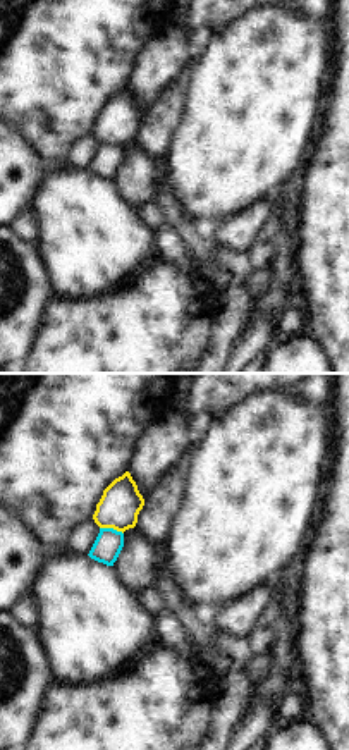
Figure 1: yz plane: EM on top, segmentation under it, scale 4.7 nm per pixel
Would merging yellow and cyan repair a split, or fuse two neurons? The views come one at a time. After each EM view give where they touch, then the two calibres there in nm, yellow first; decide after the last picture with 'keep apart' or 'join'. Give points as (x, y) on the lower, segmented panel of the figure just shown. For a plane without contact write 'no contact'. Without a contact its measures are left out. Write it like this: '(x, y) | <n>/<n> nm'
(112, 527) | 190/130 nm

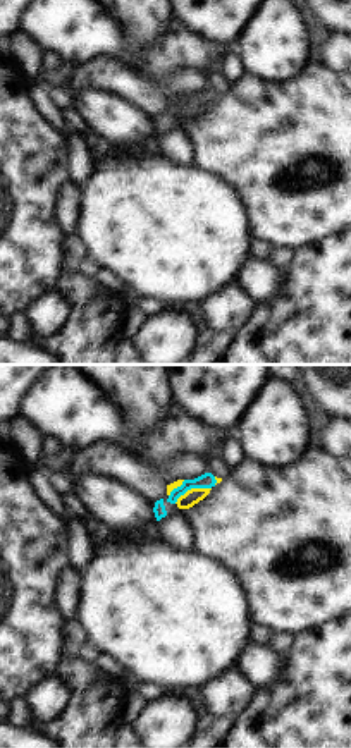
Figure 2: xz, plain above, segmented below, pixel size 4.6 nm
(191, 489) | 70/70 nm

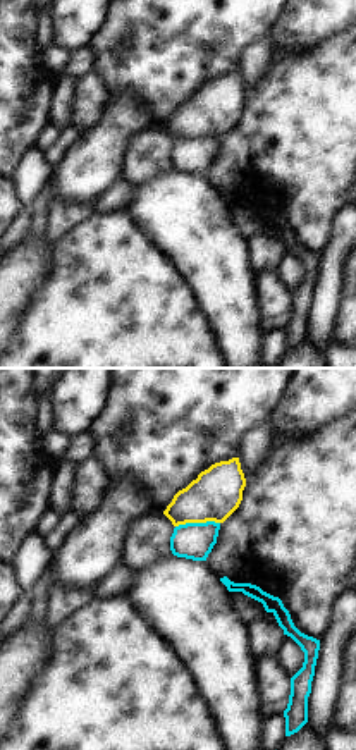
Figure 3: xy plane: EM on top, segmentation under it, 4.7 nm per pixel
(196, 522) | 240/180 nm

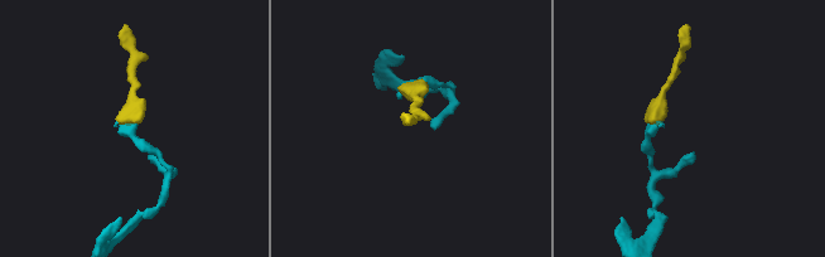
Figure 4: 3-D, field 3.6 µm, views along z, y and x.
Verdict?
keep apart

